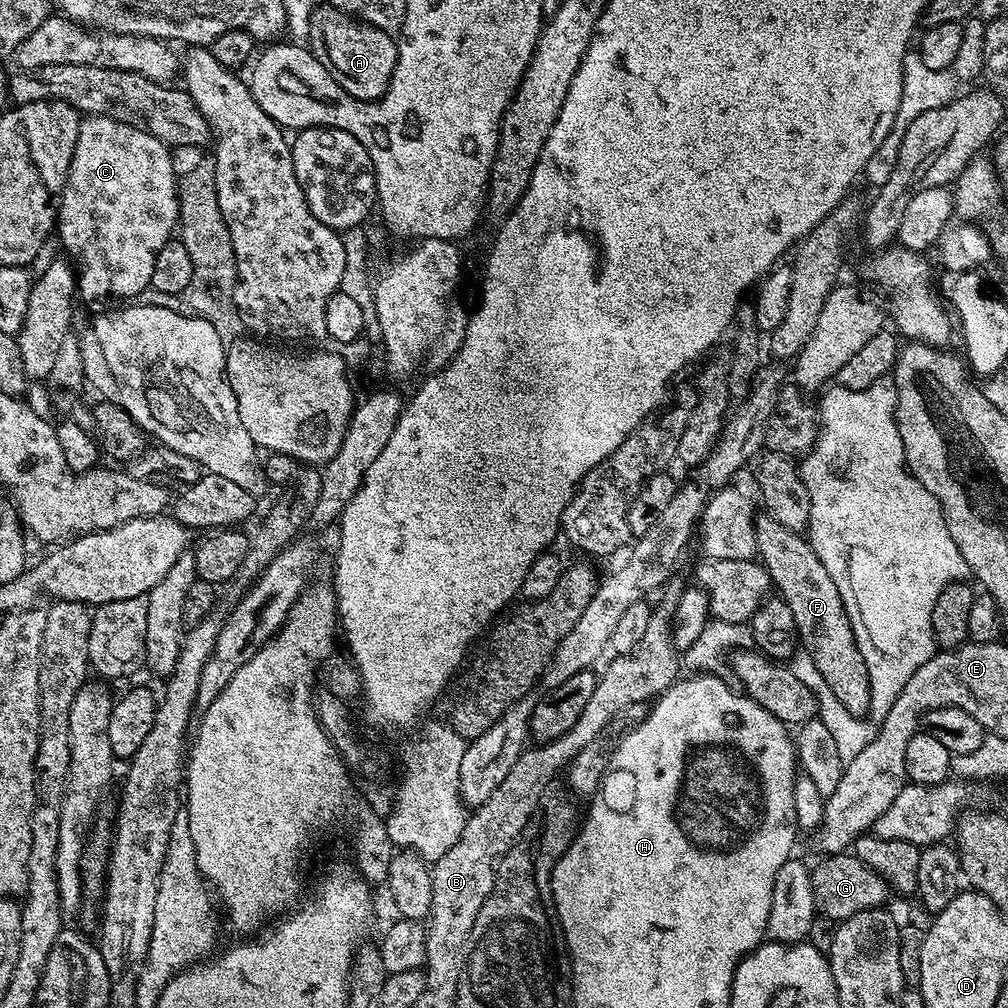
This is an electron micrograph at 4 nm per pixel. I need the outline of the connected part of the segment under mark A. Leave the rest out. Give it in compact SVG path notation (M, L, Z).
M324 2L313 10L307 43L318 62L326 66L334 82L338 82L346 94L359 100L381 100L386 94L398 62L398 40L393 33L357 20L349 12L338 10L331 2Z

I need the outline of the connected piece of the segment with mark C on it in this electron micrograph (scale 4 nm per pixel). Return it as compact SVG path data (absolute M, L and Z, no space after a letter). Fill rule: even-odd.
M92 114L81 119L78 142L74 148L74 158L70 162L70 170L60 203L60 212L56 215L54 229L55 235L58 237L59 247L64 252L65 250L69 252L67 255L71 257L78 269L79 299L92 300L95 296L129 296L128 298L135 298L140 292L148 290L154 274L154 258L158 258L158 250L162 250L162 246L166 246L166 242L173 239L178 228L179 218L180 193L176 190L176 175L174 174L169 145L163 144L145 128L136 128L133 124L121 118L113 118L107 114Z

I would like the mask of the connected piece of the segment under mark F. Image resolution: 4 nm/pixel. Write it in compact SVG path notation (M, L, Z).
M767 512L759 513L754 524L757 555L775 589L781 591L781 599L790 606L801 647L810 653L815 668L836 698L835 703L848 713L863 717L871 709L869 672L829 571L801 533L790 530Z

